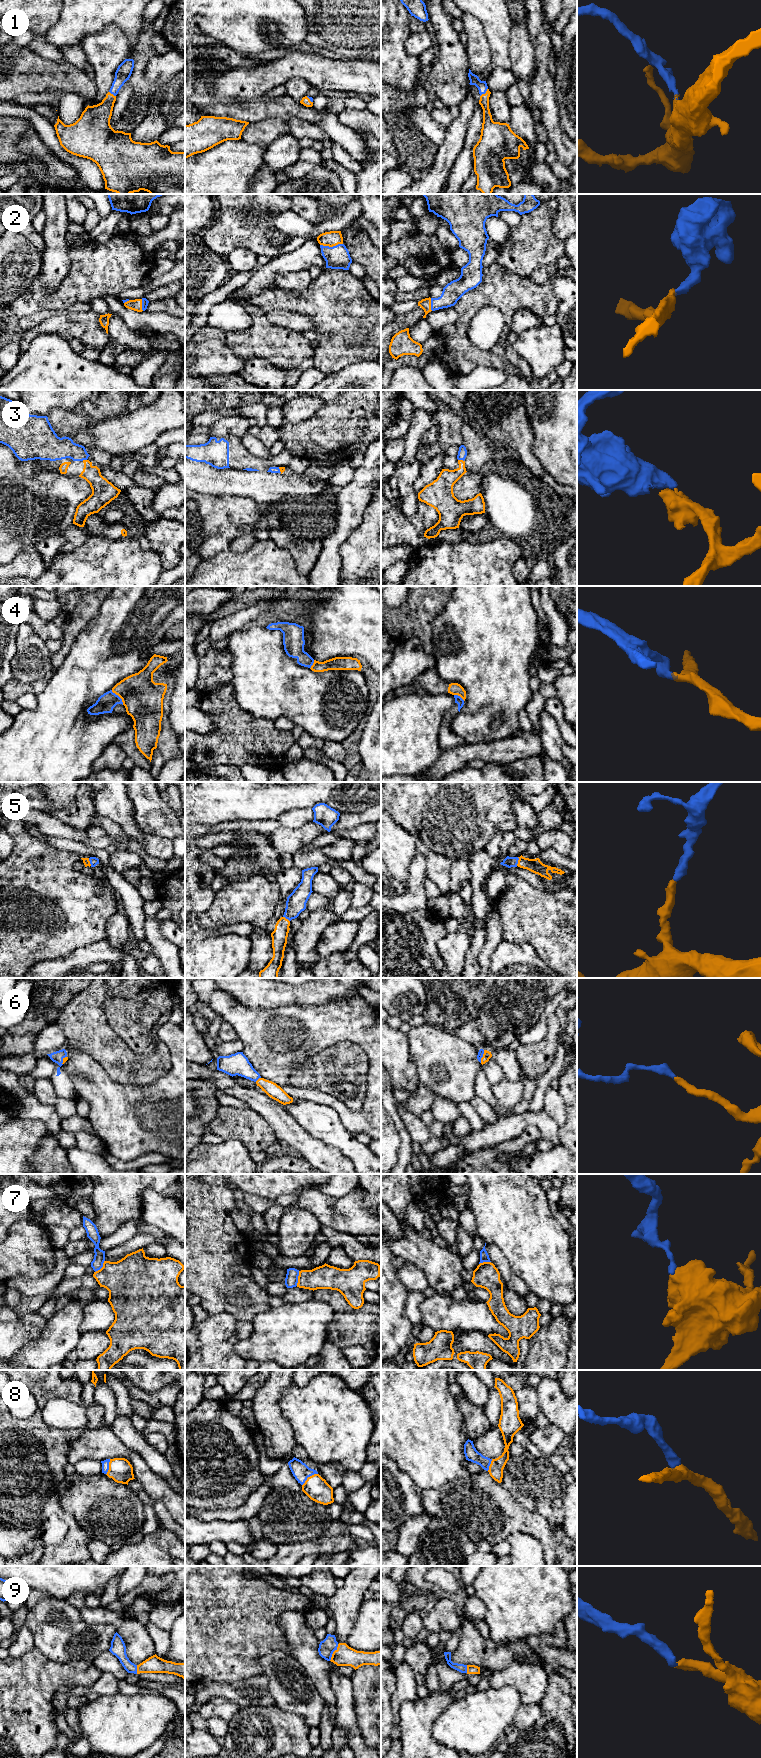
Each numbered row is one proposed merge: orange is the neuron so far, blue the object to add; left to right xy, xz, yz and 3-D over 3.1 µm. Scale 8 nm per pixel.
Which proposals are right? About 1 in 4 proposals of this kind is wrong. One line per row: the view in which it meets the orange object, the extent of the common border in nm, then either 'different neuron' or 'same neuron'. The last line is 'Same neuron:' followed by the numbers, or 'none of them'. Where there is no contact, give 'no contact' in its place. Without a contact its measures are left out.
1: yz | 90 nm | same neuron
2: xz | 180 nm | same neuron
3: yz | 50 nm | same neuron
4: xy | 160 nm | different neuron
5: yz | 70 nm | same neuron
6: yz | 110 nm | same neuron
7: xz | 120 nm | different neuron
8: xz | 160 nm | same neuron
9: xz | 150 nm | same neuron
Same neuron: 1, 2, 3, 5, 6, 8, 9

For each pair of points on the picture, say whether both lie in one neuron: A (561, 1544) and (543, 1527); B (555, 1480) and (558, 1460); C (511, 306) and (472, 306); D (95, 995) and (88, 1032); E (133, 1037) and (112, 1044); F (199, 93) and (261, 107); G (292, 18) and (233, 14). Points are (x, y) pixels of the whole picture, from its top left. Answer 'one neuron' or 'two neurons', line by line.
A: one neuron
B: two neurons
C: one neuron
D: one neuron
E: two neurons
F: one neuron
G: one neuron

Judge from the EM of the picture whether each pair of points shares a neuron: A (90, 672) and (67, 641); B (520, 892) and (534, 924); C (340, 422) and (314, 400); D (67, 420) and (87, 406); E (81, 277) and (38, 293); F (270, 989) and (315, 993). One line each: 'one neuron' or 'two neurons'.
A: two neurons
B: one neuron
C: two neurons
D: two neurons
E: one neuron
F: one neuron

